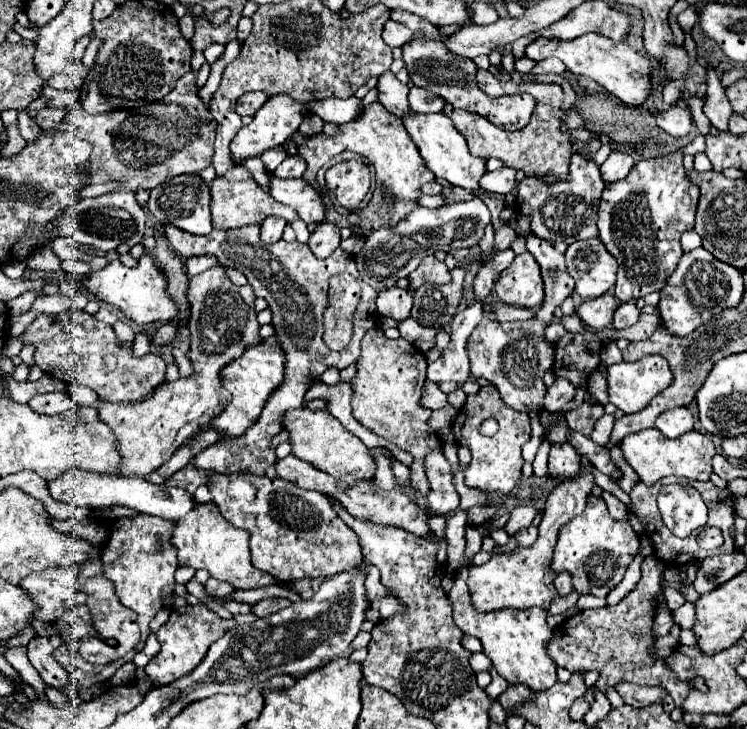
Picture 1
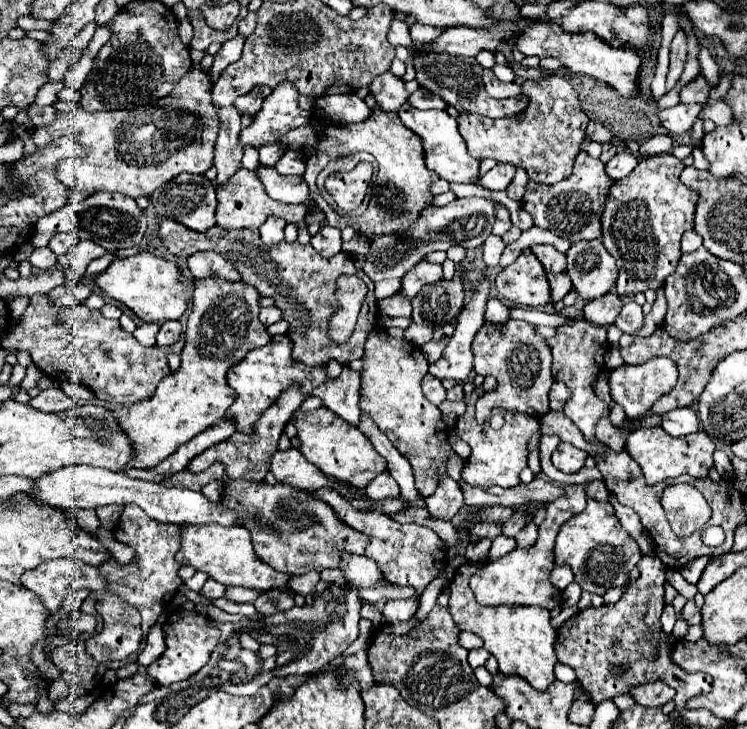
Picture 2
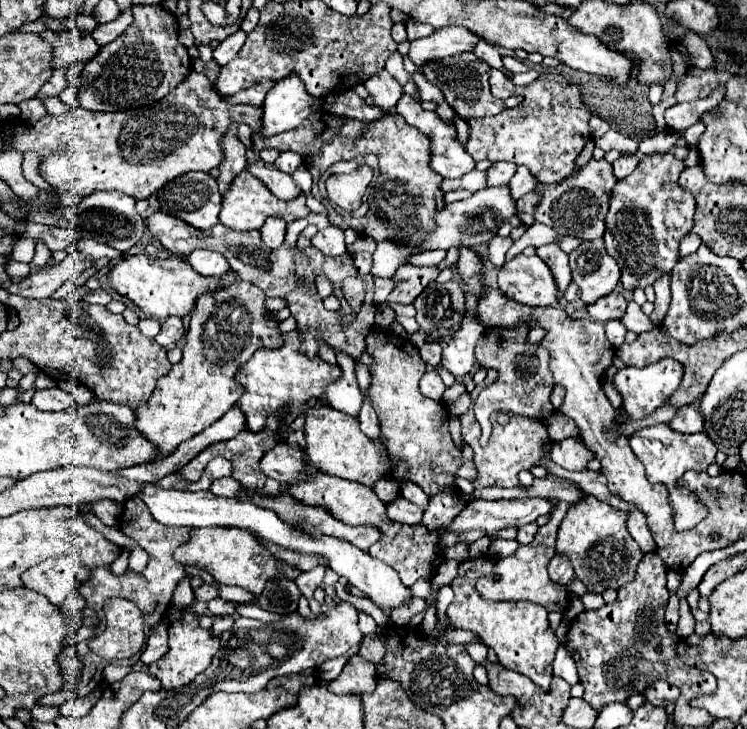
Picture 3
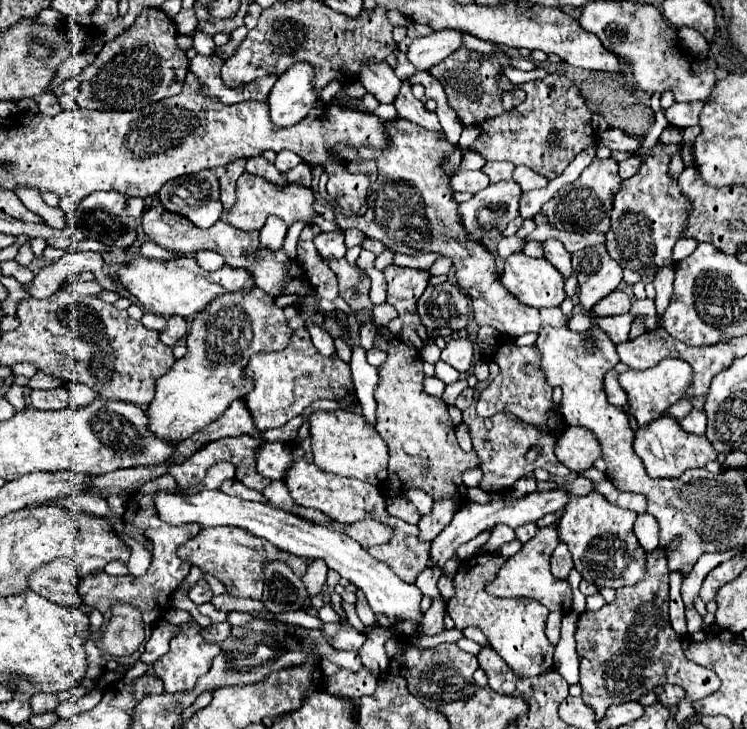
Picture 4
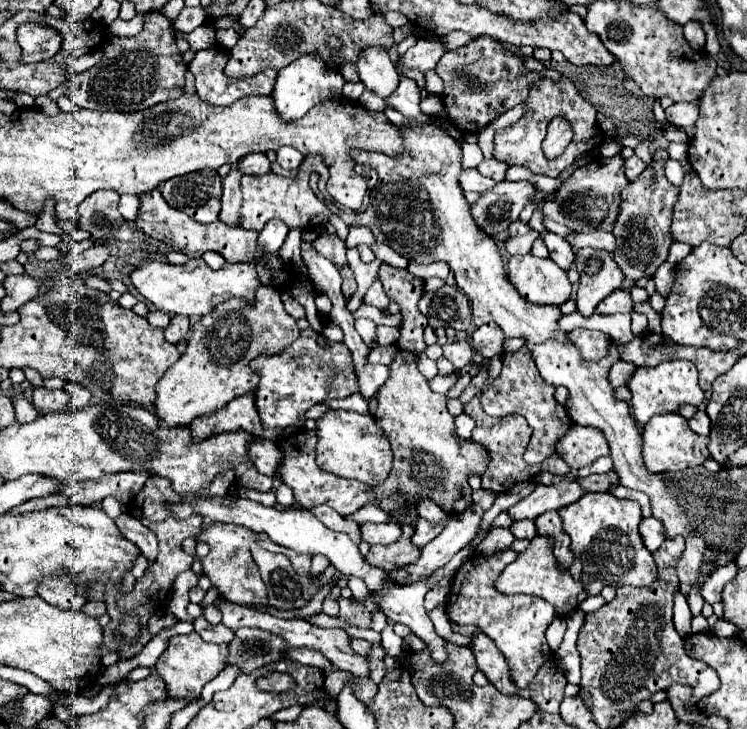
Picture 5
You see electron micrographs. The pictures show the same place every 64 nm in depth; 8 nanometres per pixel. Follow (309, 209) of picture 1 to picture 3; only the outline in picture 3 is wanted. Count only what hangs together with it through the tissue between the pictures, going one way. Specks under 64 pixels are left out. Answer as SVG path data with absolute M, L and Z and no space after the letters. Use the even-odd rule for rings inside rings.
M258 158L256 162L248 164L248 172L254 174L256 178L260 178L272 194L276 194L282 200L292 200L296 198L302 190L294 184L294 180L290 178L290 174L280 172L274 164L266 164L262 158Z

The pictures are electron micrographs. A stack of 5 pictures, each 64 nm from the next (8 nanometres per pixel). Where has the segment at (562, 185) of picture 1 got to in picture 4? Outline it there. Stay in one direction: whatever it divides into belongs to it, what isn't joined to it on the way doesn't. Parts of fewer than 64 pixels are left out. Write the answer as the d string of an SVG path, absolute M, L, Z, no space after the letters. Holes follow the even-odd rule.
M594 158L594 162L584 168L584 172L572 184L566 184L558 190L558 194L542 206L542 212L550 218L552 226L566 232L608 232L610 214L614 196L622 186L622 178L618 176L618 162L614 158Z

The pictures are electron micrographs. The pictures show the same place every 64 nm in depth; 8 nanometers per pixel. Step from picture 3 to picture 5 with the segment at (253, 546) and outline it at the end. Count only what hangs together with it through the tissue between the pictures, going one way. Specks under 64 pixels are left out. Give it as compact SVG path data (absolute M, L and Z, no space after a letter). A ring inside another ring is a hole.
M214 524L214 526L210 526L208 530L204 530L200 534L200 540L204 540L210 546L208 556L202 560L204 574L218 588L220 596L234 602L234 604L256 608L256 610L268 606L268 594L266 594L266 586L264 586L262 578L260 578L258 566L254 564L250 544L258 544L258 546L270 550L270 552L284 552L290 558L290 562L292 562L292 566L294 566L294 570L298 574L310 574L310 568L312 568L312 556L310 554L298 554L298 552L294 552L294 550L290 550L286 546L274 544L266 534L252 532L250 528L244 528L244 526Z

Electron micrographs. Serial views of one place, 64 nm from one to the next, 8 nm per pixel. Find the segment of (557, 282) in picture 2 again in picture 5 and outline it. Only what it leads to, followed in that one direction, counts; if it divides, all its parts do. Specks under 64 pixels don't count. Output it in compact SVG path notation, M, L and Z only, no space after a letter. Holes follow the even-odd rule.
M548 232L548 234L544 236L544 244L546 244L548 250L550 250L550 258L552 258L560 268L568 270L570 264L574 262L574 258L576 258L572 246L570 246L564 238L560 238L558 234L554 234L554 232Z

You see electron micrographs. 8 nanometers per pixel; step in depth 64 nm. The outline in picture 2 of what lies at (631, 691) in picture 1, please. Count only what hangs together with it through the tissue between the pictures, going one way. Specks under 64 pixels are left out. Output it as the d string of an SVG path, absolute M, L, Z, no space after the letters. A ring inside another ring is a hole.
M656 680L652 684L644 684L644 688L636 688L636 692L630 692L630 694L642 706L660 708L660 706L664 706L668 700L672 700L676 696L676 690L670 688L668 684Z

